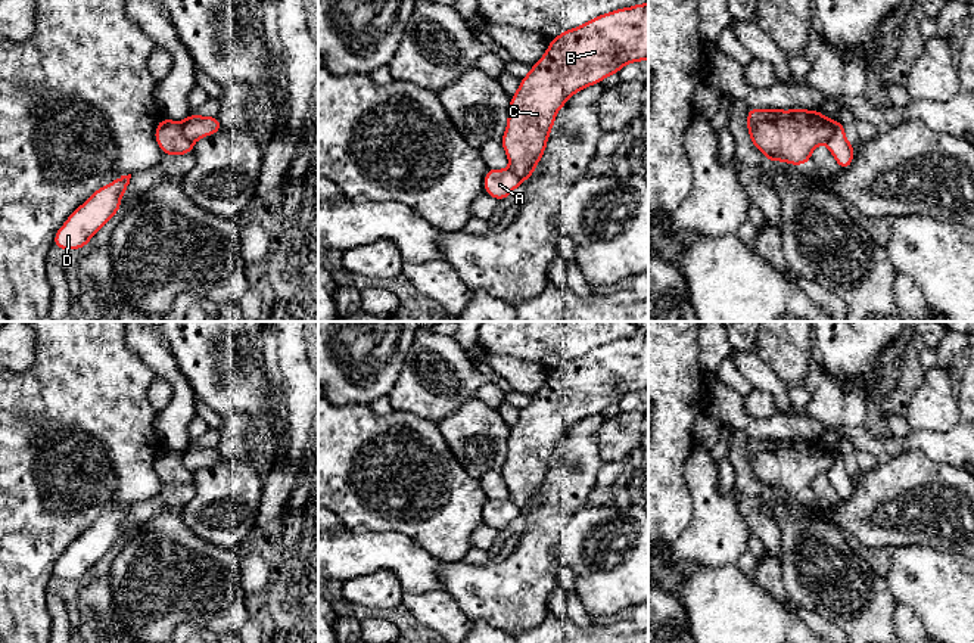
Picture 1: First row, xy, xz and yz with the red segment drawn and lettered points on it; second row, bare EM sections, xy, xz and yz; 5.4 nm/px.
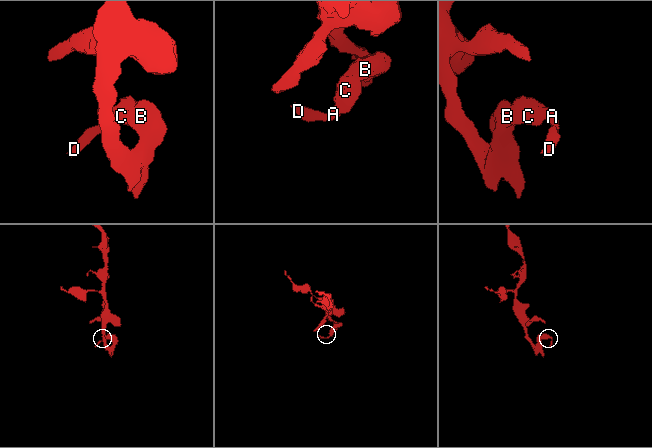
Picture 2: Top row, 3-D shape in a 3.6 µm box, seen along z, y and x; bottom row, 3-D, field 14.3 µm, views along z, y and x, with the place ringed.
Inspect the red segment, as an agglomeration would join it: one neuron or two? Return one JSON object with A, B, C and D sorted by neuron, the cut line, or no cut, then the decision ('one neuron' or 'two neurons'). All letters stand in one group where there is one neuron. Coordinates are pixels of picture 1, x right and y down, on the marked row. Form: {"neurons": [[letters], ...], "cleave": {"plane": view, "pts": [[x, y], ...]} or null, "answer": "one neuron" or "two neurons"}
{"neurons": [["A", "D"], ["B", "C"]], "cleave": {"plane": "xy", "pts": [[180, 123], [183, 136], [192, 145]]}, "answer": "two neurons"}

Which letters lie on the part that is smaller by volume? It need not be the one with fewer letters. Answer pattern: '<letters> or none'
A, D

